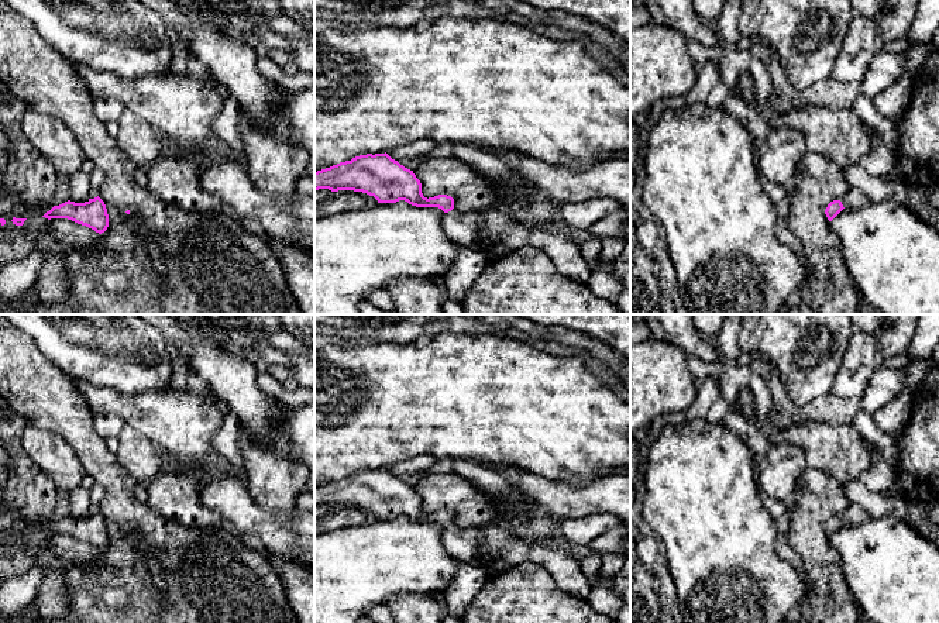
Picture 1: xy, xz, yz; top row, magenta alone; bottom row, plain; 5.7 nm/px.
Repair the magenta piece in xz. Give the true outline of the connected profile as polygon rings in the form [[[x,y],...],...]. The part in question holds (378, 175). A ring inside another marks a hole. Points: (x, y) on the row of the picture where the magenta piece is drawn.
[[[367,154],[340,162],[330,168],[314,171],[314,190],[354,190],[374,196],[378,203],[405,200],[416,207],[438,207],[444,211],[441,228],[458,247],[474,249],[485,257],[492,241],[481,231],[478,211],[461,211],[454,207],[454,199],[447,195],[424,197],[422,183],[413,171],[385,154]]]

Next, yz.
[[[849,189],[840,200],[828,204],[825,214],[832,221],[843,209],[857,211],[866,207],[870,199],[860,189]]]

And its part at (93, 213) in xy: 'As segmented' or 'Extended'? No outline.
As segmented

